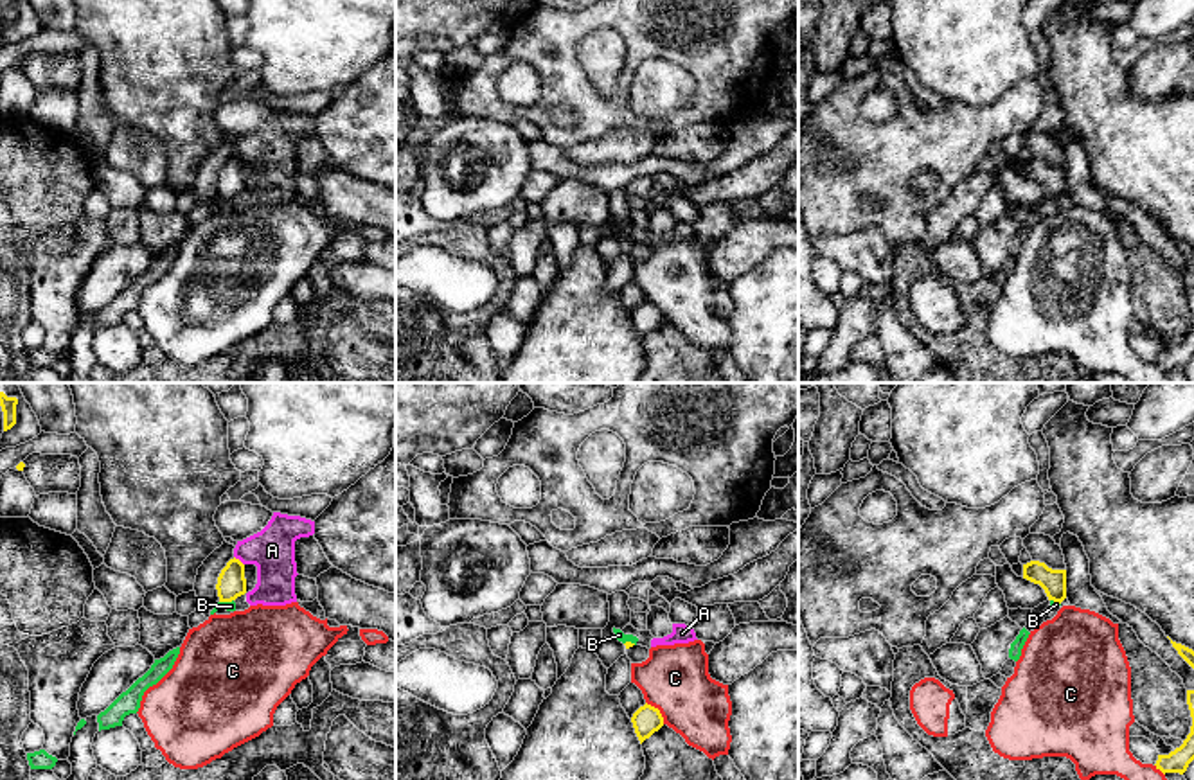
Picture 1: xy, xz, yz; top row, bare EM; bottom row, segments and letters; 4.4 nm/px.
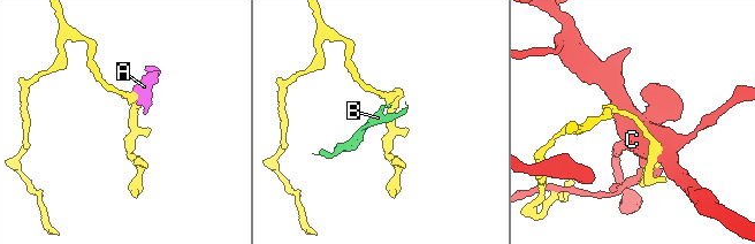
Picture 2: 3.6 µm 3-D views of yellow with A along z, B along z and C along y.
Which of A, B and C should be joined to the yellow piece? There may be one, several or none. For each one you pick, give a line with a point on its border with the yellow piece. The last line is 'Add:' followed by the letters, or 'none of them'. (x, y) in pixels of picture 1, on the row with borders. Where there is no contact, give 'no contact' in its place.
Add: none of them

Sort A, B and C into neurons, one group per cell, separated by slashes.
A B / C

